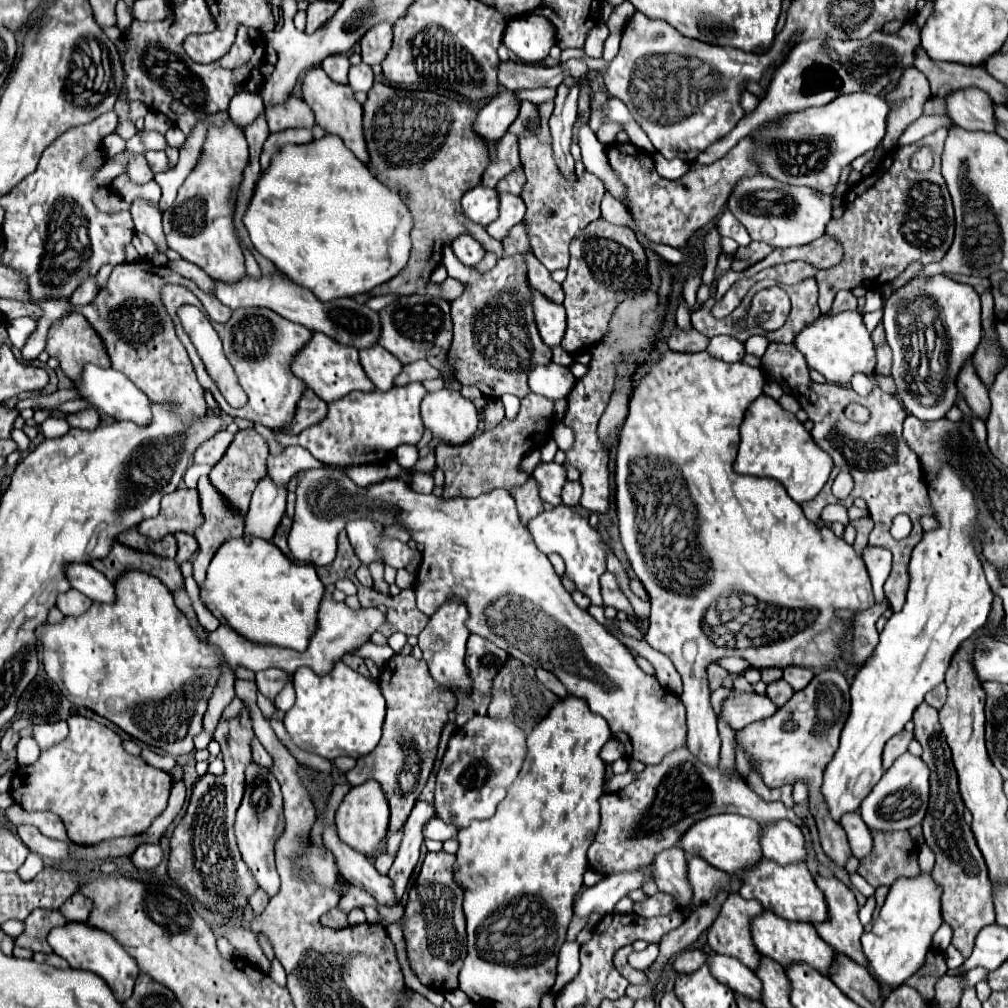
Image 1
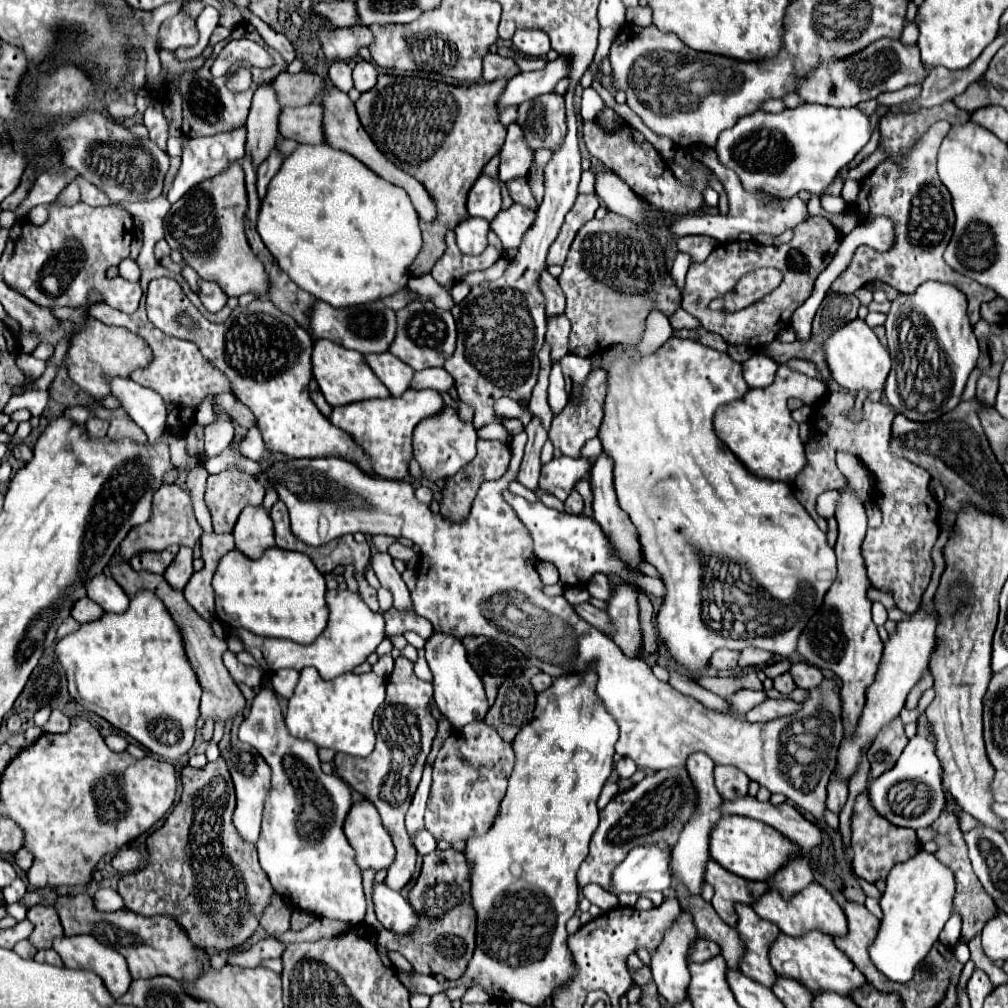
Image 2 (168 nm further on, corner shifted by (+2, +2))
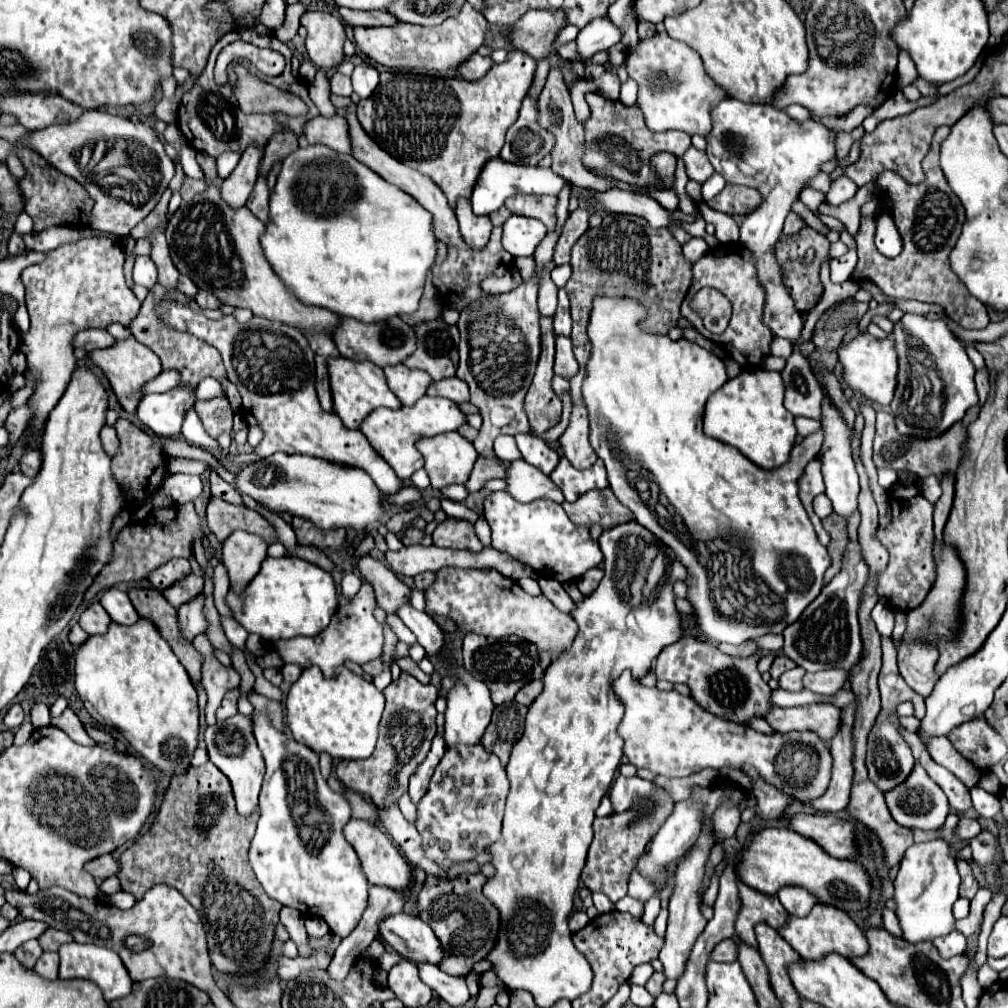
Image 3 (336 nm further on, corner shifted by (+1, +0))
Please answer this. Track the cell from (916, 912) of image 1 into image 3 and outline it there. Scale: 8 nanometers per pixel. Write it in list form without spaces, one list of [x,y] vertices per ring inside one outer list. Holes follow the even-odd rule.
[[[940,839],[912,845],[904,853],[904,859],[900,861],[900,871],[894,879],[896,917],[900,921],[902,939],[914,945],[956,931],[952,905],[958,899],[958,887],[960,875],[956,871],[956,861],[952,857],[950,845]]]

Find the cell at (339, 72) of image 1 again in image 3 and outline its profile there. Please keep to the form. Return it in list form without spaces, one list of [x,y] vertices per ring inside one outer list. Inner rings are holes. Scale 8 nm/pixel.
[[[332,73],[330,77],[330,85],[332,85],[332,93],[336,95],[344,95],[344,97],[350,97],[352,95],[352,83],[350,83],[350,77],[342,75],[342,73]]]

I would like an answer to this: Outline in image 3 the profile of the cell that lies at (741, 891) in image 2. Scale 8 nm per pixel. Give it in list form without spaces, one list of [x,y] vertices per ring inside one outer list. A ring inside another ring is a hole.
[[[736,881],[736,885],[740,895],[740,911],[736,915],[736,925],[734,925],[736,937],[756,947],[754,923],[768,923],[770,927],[778,929],[786,921],[788,913],[784,911],[776,895],[762,895],[752,887],[746,887],[742,881]]]

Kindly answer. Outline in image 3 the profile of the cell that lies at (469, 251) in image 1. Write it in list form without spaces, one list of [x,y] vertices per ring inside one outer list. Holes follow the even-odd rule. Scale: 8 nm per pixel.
[[[458,199],[456,217],[458,217],[460,233],[462,233],[464,241],[466,241],[466,245],[470,249],[482,249],[490,239],[490,231],[492,231],[490,217],[474,215],[468,199]]]

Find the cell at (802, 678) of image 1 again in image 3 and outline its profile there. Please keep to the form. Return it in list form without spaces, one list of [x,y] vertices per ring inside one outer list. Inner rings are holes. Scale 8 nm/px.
[[[828,669],[828,671],[818,671],[818,673],[806,673],[802,683],[812,693],[834,695],[846,683],[846,671],[842,671],[842,669]]]

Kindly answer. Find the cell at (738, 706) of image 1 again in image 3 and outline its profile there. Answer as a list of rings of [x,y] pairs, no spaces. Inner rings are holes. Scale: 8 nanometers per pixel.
[[[814,703],[802,707],[772,707],[764,719],[774,731],[816,731],[824,741],[830,741],[840,725],[840,709],[828,703]]]

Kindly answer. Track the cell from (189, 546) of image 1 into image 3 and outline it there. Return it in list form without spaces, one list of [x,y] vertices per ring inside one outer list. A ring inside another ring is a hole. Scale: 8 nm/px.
[[[192,571],[190,575],[186,575],[186,579],[174,583],[174,587],[168,587],[168,589],[164,591],[164,597],[170,599],[170,603],[172,603],[174,607],[180,607],[182,603],[186,603],[186,601],[194,599],[196,595],[200,595],[202,585],[204,585],[202,575],[196,575],[196,573]]]

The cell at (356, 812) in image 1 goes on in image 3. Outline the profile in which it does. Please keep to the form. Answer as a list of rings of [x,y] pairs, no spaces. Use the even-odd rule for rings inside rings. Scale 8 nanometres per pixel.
[[[350,819],[348,825],[344,827],[344,837],[354,847],[354,851],[358,853],[358,859],[362,863],[362,871],[366,873],[370,885],[386,885],[386,887],[392,887],[392,889],[404,889],[410,883],[410,871],[412,869],[410,869],[408,861],[400,855],[396,845],[392,843],[388,833],[380,831],[370,821]]]

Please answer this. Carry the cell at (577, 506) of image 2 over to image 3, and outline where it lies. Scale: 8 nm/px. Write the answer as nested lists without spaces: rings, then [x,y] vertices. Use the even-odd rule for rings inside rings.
[[[606,487],[602,491],[588,491],[584,495],[578,497],[578,501],[562,503],[566,515],[570,517],[572,523],[576,525],[586,525],[590,527],[590,523],[600,523],[604,529],[618,525],[618,523],[626,523],[632,521],[632,513],[618,503],[618,499],[614,497],[612,489]]]

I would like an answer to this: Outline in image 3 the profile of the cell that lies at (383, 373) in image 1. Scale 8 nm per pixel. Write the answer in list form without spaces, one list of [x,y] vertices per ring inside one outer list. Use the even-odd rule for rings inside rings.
[[[402,363],[384,367],[384,375],[390,391],[400,399],[402,405],[414,405],[430,385],[430,375],[426,371],[408,369]]]

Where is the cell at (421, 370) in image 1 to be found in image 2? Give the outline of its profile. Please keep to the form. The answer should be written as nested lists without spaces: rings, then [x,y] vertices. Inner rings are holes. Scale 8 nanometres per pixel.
[[[441,367],[435,369],[425,369],[425,371],[417,371],[413,377],[413,385],[411,389],[435,389],[439,393],[449,391],[455,385],[455,379]]]

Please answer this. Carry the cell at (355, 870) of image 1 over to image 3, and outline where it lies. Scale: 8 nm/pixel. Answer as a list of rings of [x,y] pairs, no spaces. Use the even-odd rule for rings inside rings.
[[[400,911],[400,915],[390,915],[386,919],[382,919],[380,923],[380,935],[382,939],[400,955],[412,959],[412,961],[426,961],[426,963],[434,963],[438,965],[442,959],[442,947],[440,941],[436,939],[434,931],[430,929],[428,923],[424,923],[420,917],[414,917],[410,913]]]

